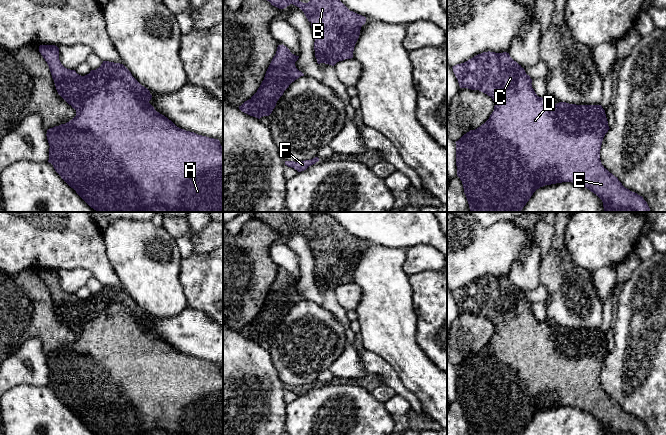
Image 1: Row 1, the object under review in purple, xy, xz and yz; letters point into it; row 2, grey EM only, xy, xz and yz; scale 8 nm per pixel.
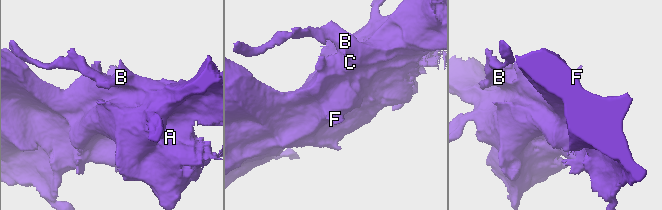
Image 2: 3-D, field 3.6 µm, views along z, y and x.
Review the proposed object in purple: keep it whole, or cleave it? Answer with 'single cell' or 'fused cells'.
single cell

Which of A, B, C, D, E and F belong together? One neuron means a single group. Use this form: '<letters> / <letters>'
A B C D E F

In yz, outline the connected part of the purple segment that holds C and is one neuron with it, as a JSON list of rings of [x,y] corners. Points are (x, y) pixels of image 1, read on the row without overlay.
[[[483,276],[464,287],[453,290],[452,292],[460,312],[479,314],[490,320],[495,328],[494,335],[484,348],[475,354],[470,354],[455,366],[457,400],[462,405],[464,417],[466,419],[470,435],[521,435],[537,413],[545,409],[562,406],[572,406],[589,413],[602,424],[604,435],[650,435],[647,426],[642,420],[625,412],[618,402],[610,397],[601,387],[600,373],[602,365],[605,358],[610,353],[608,350],[605,334],[601,329],[576,329],[566,326],[559,326],[553,329],[547,323],[539,321],[535,317],[534,313],[532,312],[532,303],[530,300],[526,298],[524,292],[514,285],[507,276]]]

